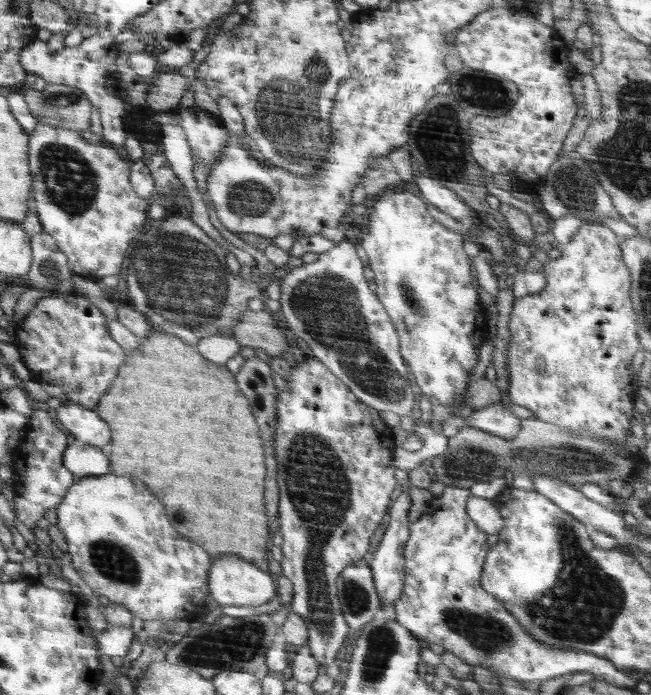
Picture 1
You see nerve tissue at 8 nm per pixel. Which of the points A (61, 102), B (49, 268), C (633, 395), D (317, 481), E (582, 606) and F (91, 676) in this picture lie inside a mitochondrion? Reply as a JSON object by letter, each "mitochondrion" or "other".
{"A":"mitochondrion","B":"mitochondrion","C":"other","D":"mitochondrion","E":"mitochondrion","F":"other"}

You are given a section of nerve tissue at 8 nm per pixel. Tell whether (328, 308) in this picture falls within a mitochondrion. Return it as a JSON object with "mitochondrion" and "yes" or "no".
{"mitochondrion":"yes"}

